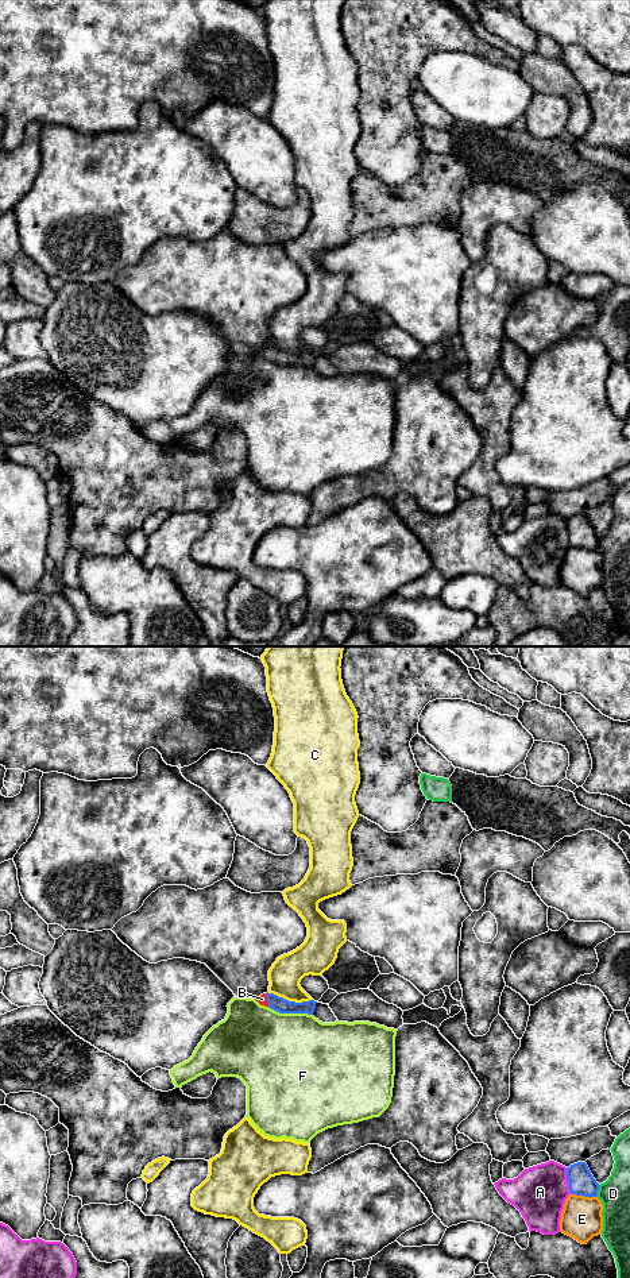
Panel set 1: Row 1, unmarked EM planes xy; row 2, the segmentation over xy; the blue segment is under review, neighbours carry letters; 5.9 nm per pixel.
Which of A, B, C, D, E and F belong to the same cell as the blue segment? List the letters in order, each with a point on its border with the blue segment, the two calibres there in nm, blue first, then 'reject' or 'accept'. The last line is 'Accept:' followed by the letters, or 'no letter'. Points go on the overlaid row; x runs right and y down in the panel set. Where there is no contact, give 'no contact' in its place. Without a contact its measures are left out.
A: meets blue in xy at (568, 1181); 160 nm thick on the blue side, 320 nm on the other; reject
B: meets blue in xy at (267, 1000); 90 nm thick on the blue side, 60 nm on the other; accept
C: meets blue in xy at (290, 1002); 90 nm thick on the blue side, 200 nm on the other; reject
D: meets blue in xy at (598, 1189); 160 nm thick on the blue side, 180 nm on the other; reject
E: meets blue in xy at (583, 1195); 160 nm thick on the blue side, 240 nm on the other; reject
F: meets blue in xy at (290, 1012); 90 nm thick on the blue side, 500 nm on the other; reject
Accept: B

